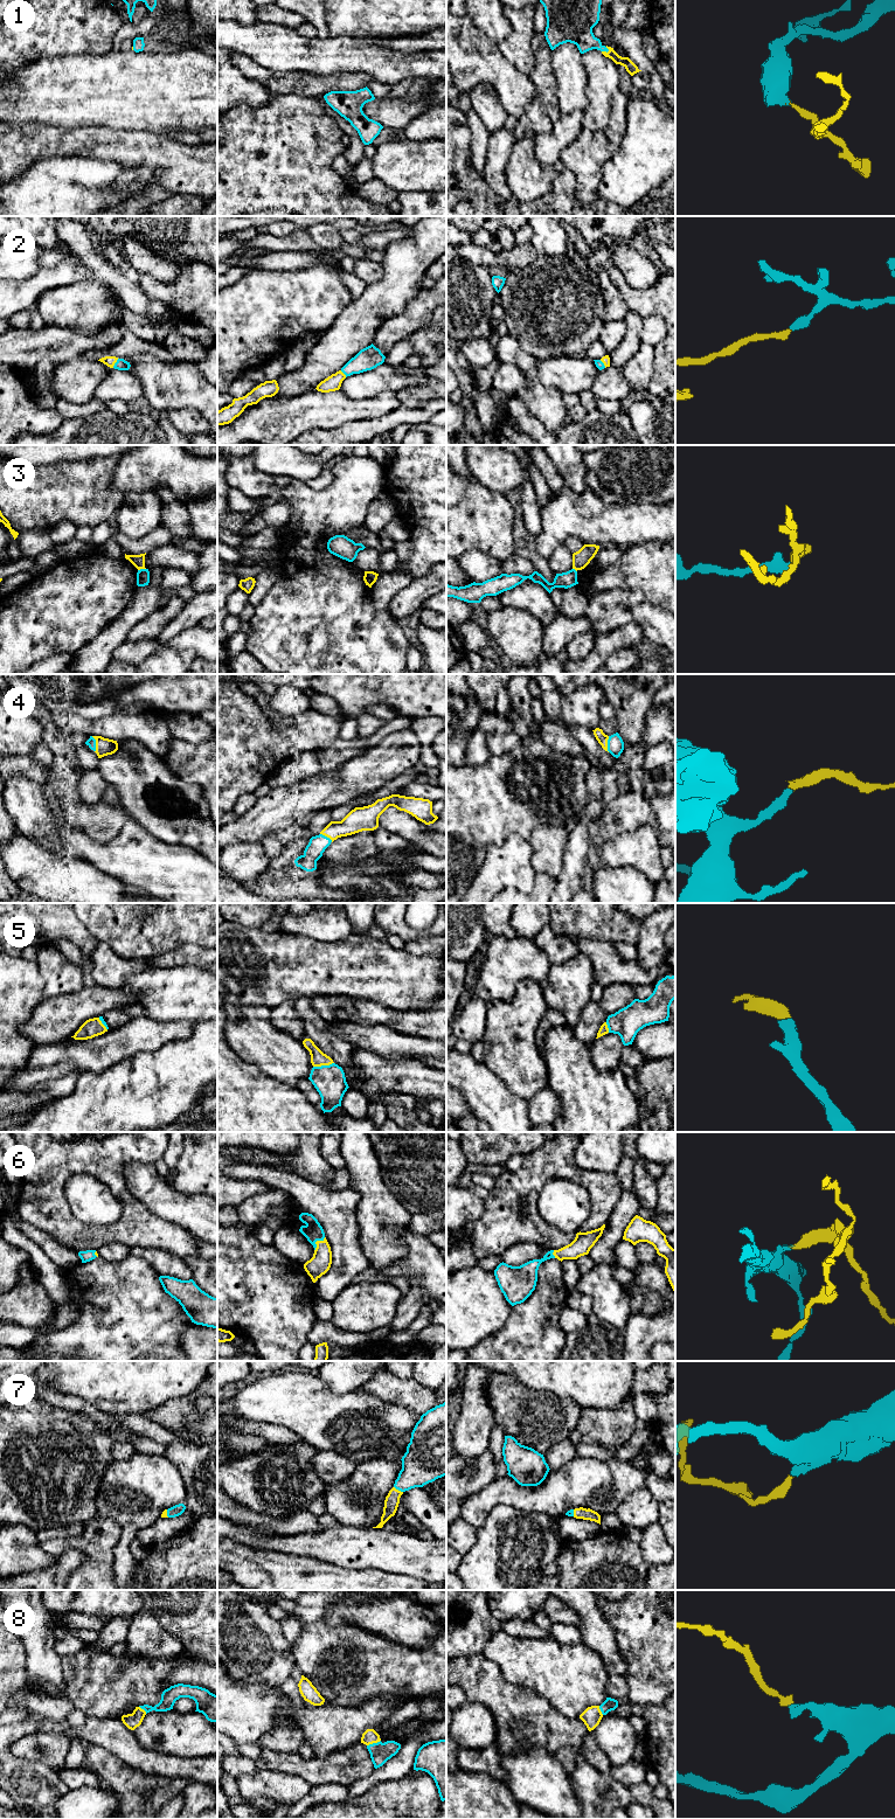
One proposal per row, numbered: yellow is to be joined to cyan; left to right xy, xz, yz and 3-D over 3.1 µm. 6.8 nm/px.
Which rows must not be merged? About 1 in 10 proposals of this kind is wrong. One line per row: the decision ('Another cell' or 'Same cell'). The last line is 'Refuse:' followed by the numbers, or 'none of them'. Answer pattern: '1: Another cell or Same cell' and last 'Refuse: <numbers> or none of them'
1: Same cell
2: Same cell
3: Another cell
4: Same cell
5: Same cell
6: Same cell
7: Same cell
8: Same cell
Refuse: 3

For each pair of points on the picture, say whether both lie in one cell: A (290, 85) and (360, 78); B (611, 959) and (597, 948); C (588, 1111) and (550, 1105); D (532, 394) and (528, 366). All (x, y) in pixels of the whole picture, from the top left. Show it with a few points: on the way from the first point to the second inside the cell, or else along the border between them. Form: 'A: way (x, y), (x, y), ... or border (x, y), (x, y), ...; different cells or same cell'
A: way (307, 85), (342, 82); same cell
B: way (608, 958), (601, 951); same cell
C: border (547, 1087), (561, 1106), (555, 1119); different cells
D: way (533, 387), (532, 373); same cell

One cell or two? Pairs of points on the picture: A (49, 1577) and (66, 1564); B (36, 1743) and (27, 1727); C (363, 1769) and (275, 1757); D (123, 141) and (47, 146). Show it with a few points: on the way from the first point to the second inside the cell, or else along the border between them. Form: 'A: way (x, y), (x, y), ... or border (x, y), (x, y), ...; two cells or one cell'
A: way (53, 1574), (62, 1568); one cell
B: border (39, 1729), (21, 1736), (12, 1743); two cells
C: way (341, 1769), (306, 1769), (297, 1765); one cell
D: way (104, 141), (66, 141); one cell

